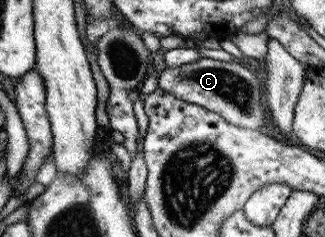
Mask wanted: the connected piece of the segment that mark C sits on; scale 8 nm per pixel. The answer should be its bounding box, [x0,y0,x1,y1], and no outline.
[156,58,266,131]

